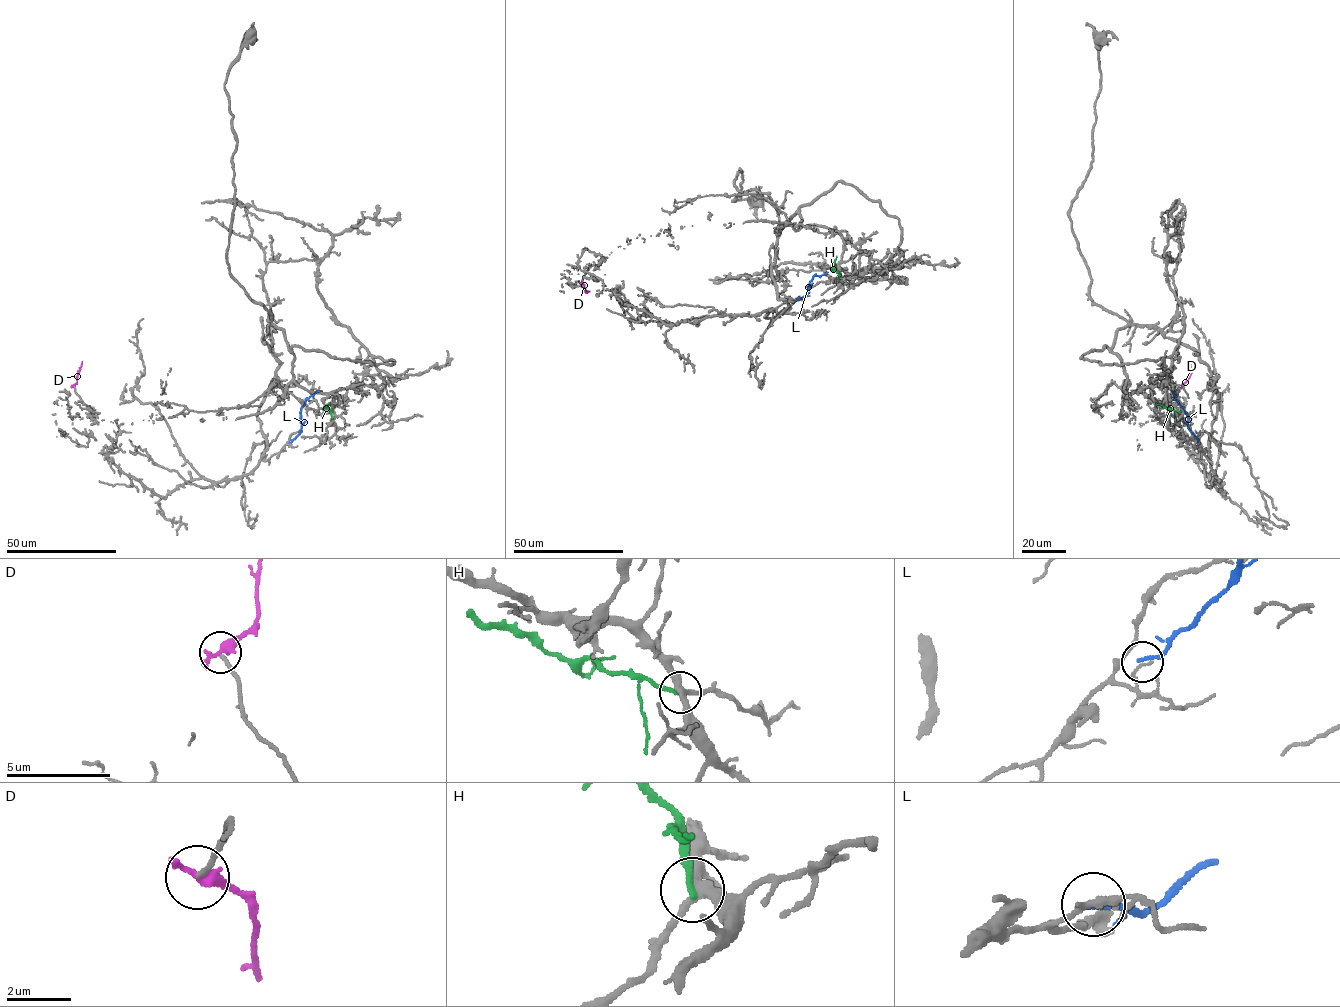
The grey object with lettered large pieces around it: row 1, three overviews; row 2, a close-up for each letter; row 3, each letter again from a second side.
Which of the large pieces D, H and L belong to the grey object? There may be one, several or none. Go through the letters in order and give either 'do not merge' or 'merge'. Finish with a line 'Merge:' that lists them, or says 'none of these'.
D: do not merge
H: do not merge
L: do not merge
Merge: none of these

